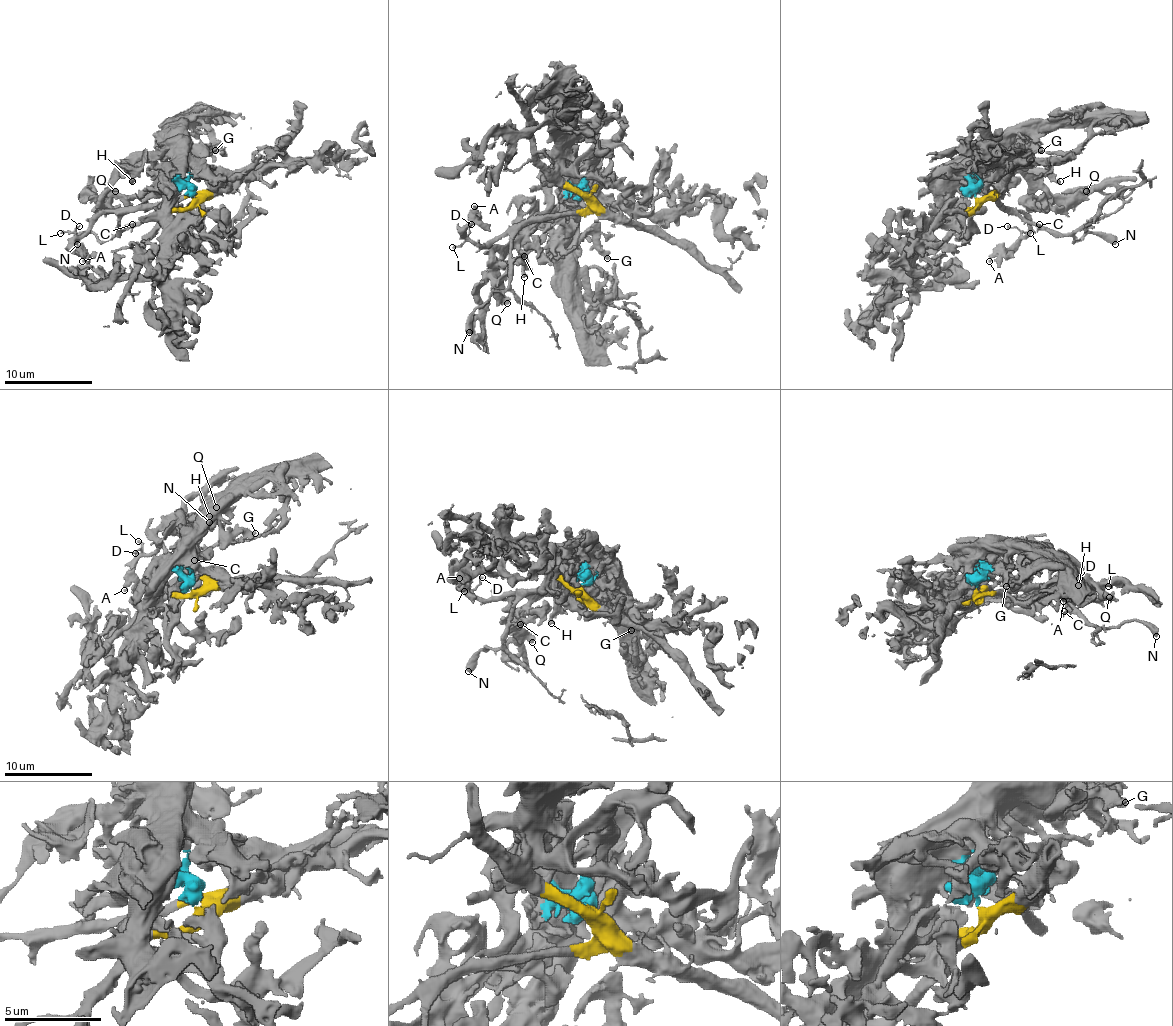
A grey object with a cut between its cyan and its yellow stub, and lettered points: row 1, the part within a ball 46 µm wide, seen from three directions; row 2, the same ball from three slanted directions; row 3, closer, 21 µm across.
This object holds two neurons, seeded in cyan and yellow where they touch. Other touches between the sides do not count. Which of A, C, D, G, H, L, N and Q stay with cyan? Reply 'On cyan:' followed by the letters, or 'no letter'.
On cyan: G, H, Q

